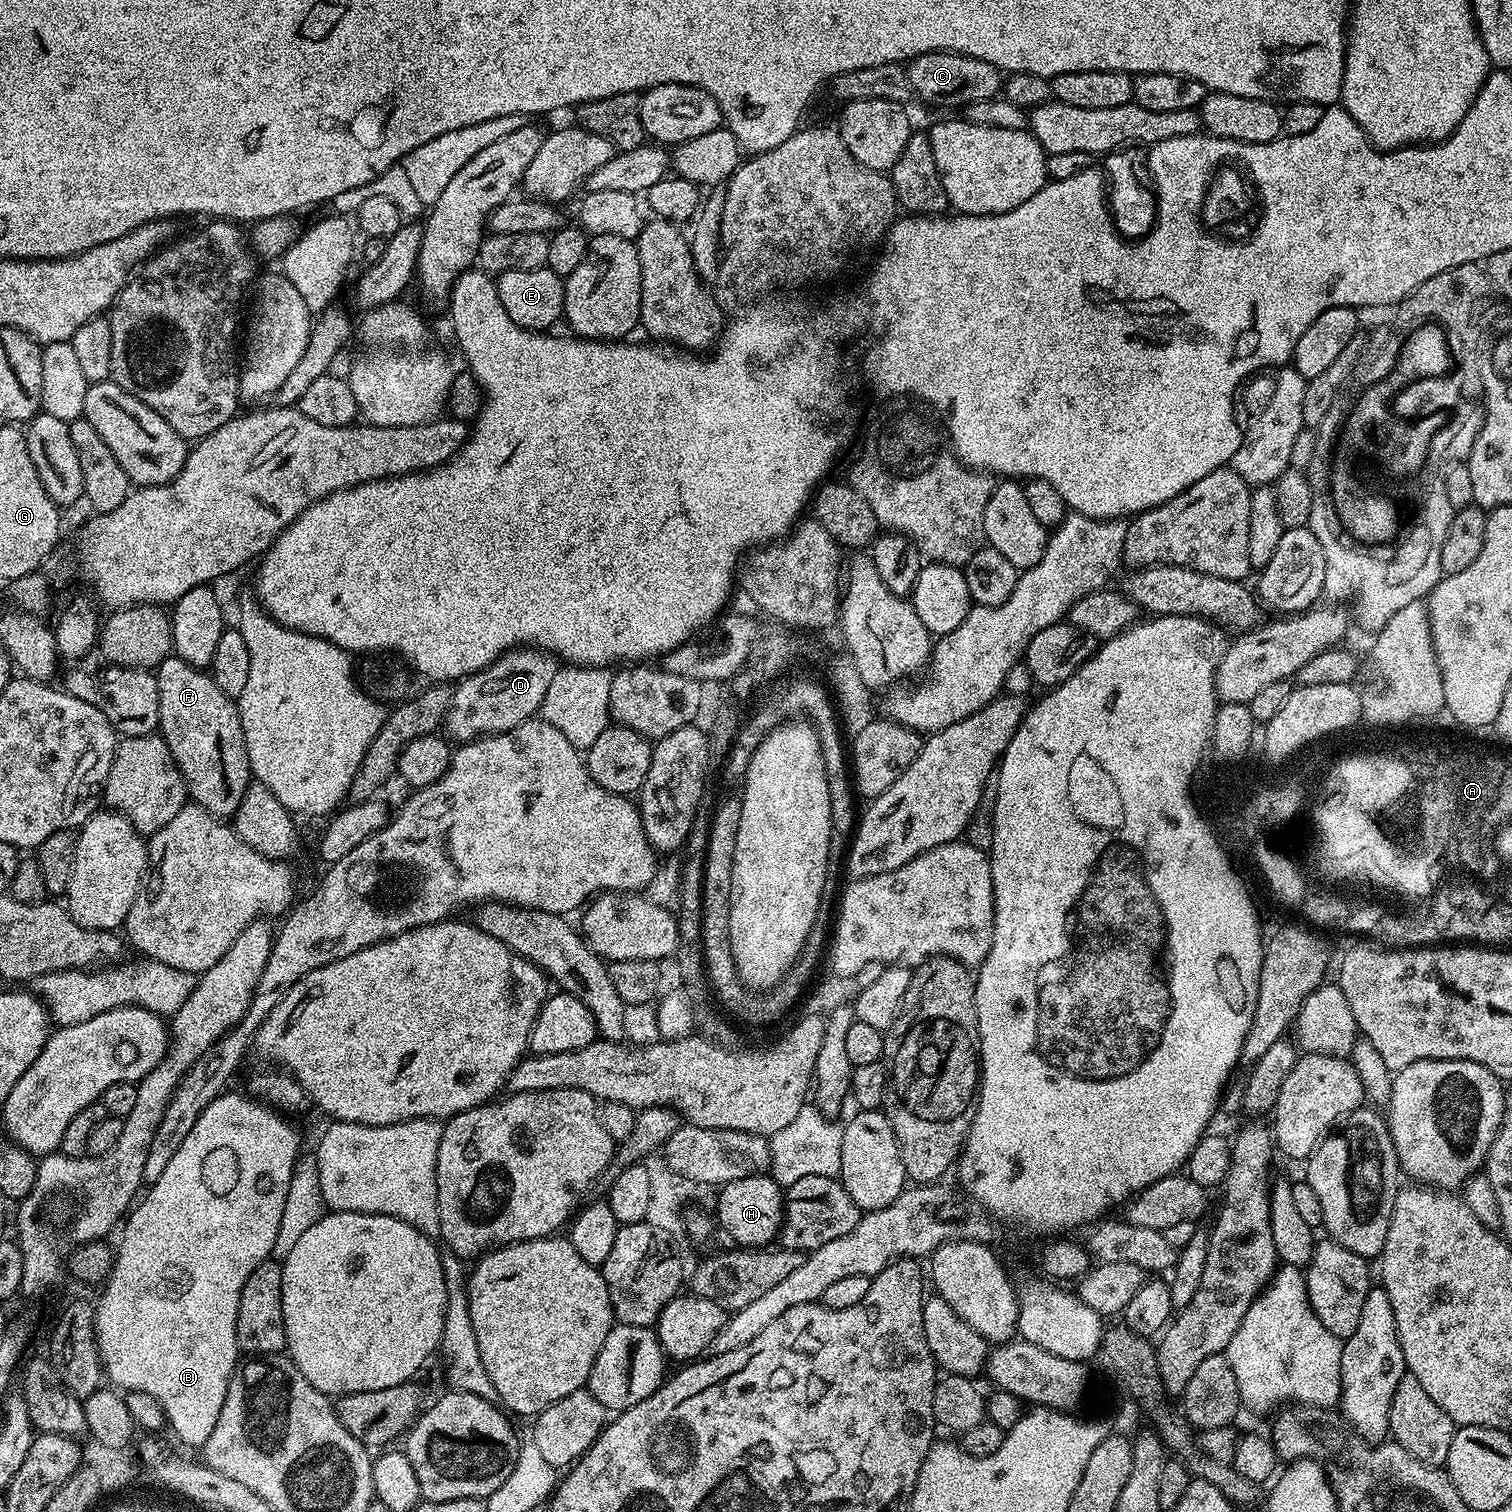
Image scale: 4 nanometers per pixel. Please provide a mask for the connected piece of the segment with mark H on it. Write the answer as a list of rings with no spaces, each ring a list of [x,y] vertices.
[[[761,1174],[750,1178],[738,1178],[719,1189],[720,1197],[716,1200],[717,1221],[724,1223],[724,1228],[737,1241],[737,1245],[753,1250],[771,1245],[780,1235],[780,1225],[784,1223],[785,1189],[771,1175]]]

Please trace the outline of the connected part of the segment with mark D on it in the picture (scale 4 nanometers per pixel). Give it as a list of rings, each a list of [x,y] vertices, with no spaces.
[[[521,646],[505,652],[473,676],[465,676],[451,693],[448,712],[443,721],[443,727],[448,728],[447,735],[453,741],[467,742],[485,736],[497,736],[522,726],[539,713],[542,698],[546,698],[546,690],[554,682],[557,667],[557,657],[551,652]]]

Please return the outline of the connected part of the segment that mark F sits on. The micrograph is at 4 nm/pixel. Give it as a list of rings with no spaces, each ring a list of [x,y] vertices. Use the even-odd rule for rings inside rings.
[[[170,655],[163,660],[158,667],[154,669],[154,675],[158,682],[158,706],[160,707],[160,726],[158,729],[159,735],[163,736],[166,746],[170,750],[170,754],[174,754],[174,762],[178,766],[178,770],[184,776],[184,781],[188,787],[189,797],[200,807],[205,808],[208,813],[217,818],[232,818],[235,817],[238,806],[242,802],[242,798],[246,794],[248,785],[253,783],[254,777],[252,774],[252,767],[248,761],[246,754],[246,742],[242,734],[242,722],[240,721],[240,709],[237,701],[233,697],[222,694],[222,690],[218,690],[218,686],[212,680],[211,675],[207,671],[195,668],[187,664],[178,655]]]

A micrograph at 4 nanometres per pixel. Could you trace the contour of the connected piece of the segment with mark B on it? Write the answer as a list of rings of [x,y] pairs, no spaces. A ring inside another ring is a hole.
[[[233,1090],[225,1091],[224,1095],[214,1098],[214,1102],[210,1102],[210,1106],[206,1106],[206,1108],[202,1110],[198,1122],[194,1122],[194,1130],[190,1130],[190,1134],[186,1134],[186,1139],[182,1141],[182,1146],[178,1146],[178,1150],[174,1150],[174,1154],[170,1158],[170,1163],[166,1165],[166,1170],[162,1170],[162,1178],[158,1178],[158,1182],[151,1185],[151,1187],[147,1189],[148,1193],[145,1191],[143,1195],[139,1197],[135,1207],[127,1213],[126,1219],[122,1224],[124,1233],[120,1236],[120,1245],[117,1246],[116,1244],[114,1248],[112,1271],[102,1284],[104,1293],[101,1294],[100,1301],[95,1301],[94,1304],[96,1310],[96,1345],[100,1351],[100,1362],[103,1375],[107,1377],[107,1379],[109,1376],[109,1378],[113,1380],[111,1383],[115,1385],[117,1389],[123,1390],[124,1392],[150,1394],[162,1406],[167,1427],[169,1429],[172,1427],[173,1430],[176,1431],[176,1436],[182,1443],[189,1444],[190,1447],[196,1449],[199,1449],[206,1442],[206,1438],[210,1438],[210,1433],[214,1430],[214,1422],[218,1422],[218,1414],[222,1414],[222,1402],[226,1402],[226,1390],[230,1386],[230,1378],[234,1374],[236,1365],[242,1356],[240,1347],[236,1341],[236,1315],[238,1314],[238,1302],[242,1298],[242,1286],[246,1282],[246,1278],[250,1278],[250,1274],[254,1274],[256,1267],[258,1267],[263,1260],[267,1260],[272,1256],[274,1238],[278,1238],[278,1226],[282,1223],[282,1206],[286,1206],[286,1194],[290,1190],[290,1178],[294,1174],[296,1161],[299,1160],[302,1155],[302,1149],[300,1149],[300,1132],[290,1121],[288,1121],[291,1119],[289,1119],[287,1115],[281,1114],[277,1109],[253,1098],[251,1095],[245,1094],[243,1091],[241,1091],[242,1093],[232,1091]]]

